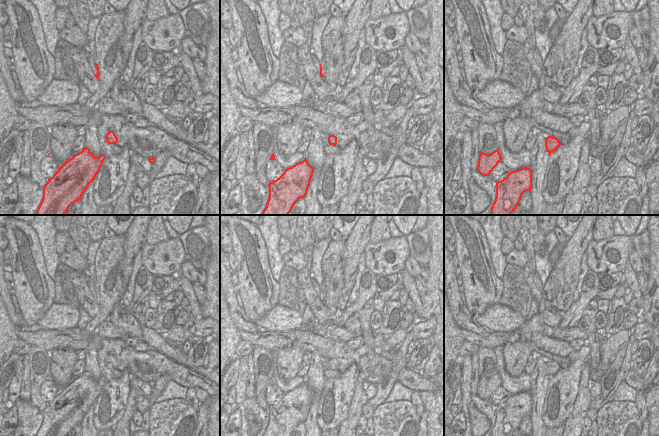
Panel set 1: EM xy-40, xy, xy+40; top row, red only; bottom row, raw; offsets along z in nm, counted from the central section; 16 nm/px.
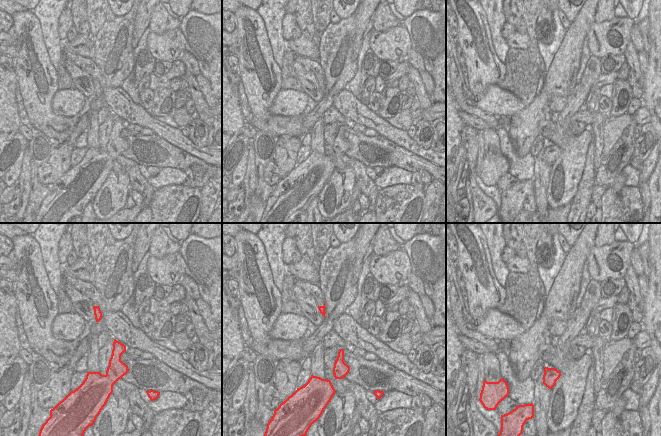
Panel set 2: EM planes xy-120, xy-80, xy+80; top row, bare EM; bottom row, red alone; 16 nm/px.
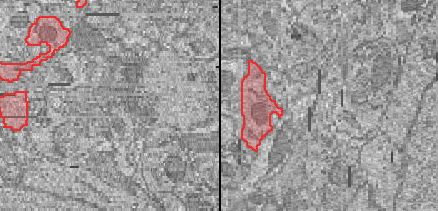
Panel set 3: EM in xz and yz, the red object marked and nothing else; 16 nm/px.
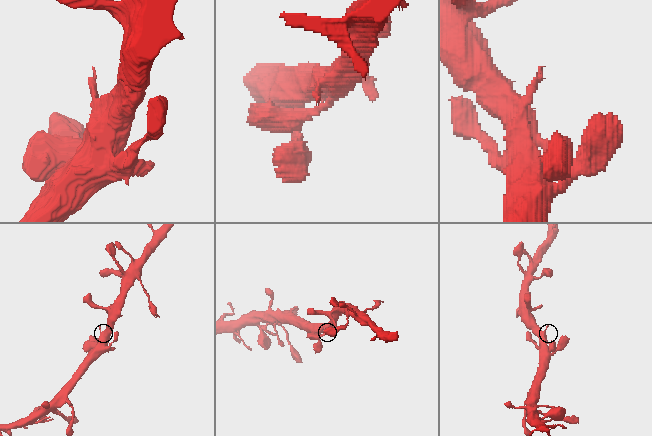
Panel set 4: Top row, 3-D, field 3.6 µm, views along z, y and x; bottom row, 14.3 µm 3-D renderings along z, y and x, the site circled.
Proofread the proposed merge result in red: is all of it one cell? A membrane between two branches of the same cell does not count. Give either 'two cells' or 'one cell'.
one cell

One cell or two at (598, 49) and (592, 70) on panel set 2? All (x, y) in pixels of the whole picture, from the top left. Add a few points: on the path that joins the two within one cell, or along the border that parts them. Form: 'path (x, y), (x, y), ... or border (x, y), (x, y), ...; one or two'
border (591, 54), (599, 58); two

